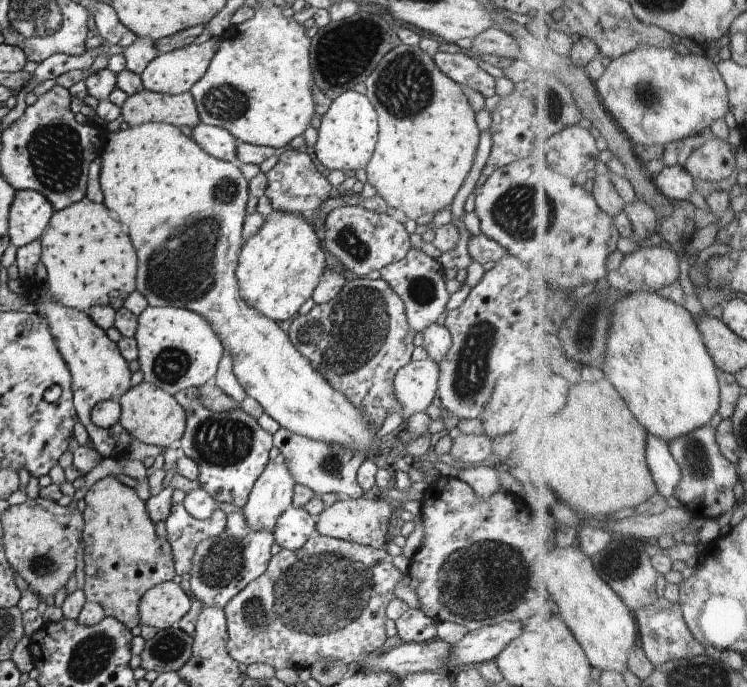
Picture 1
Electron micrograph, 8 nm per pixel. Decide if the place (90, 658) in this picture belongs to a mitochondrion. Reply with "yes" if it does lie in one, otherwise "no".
yes

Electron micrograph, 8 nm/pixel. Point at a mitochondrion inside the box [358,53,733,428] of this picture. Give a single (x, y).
(514, 212)

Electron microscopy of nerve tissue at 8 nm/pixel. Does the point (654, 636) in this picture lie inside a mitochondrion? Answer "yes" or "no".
yes

